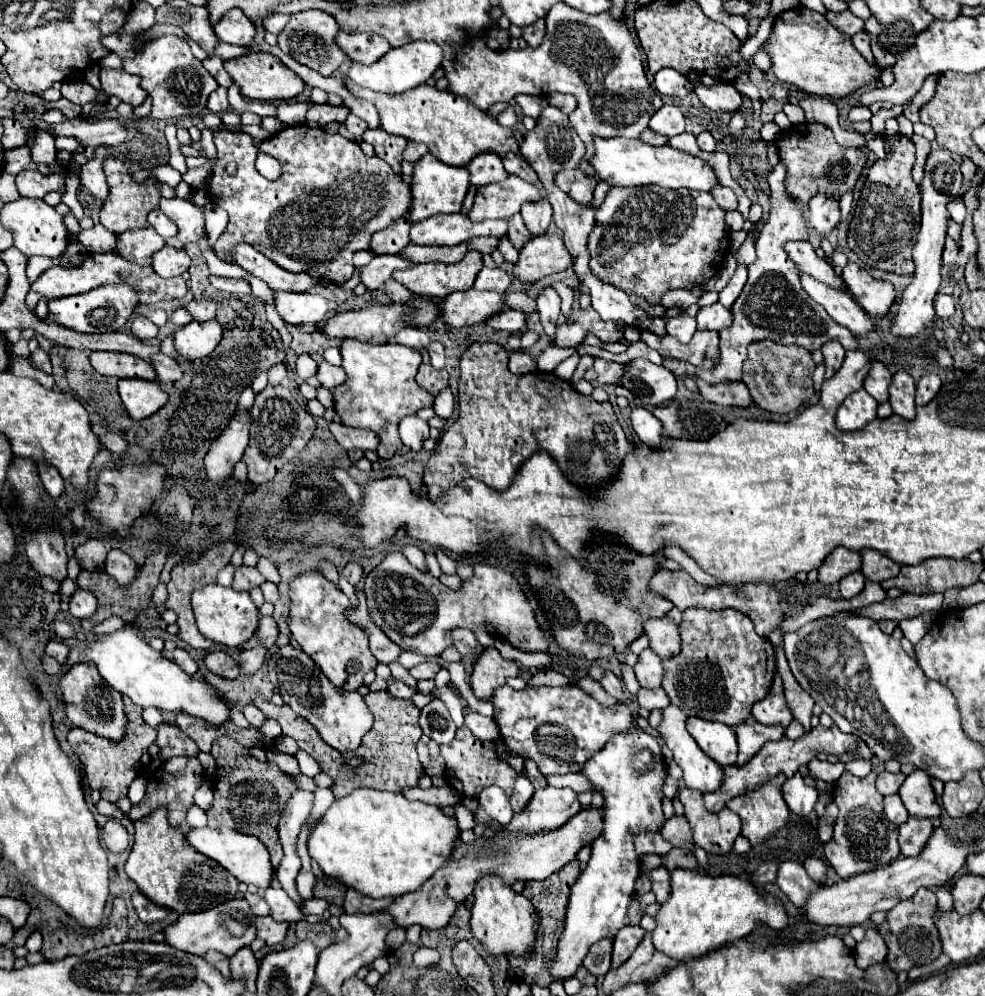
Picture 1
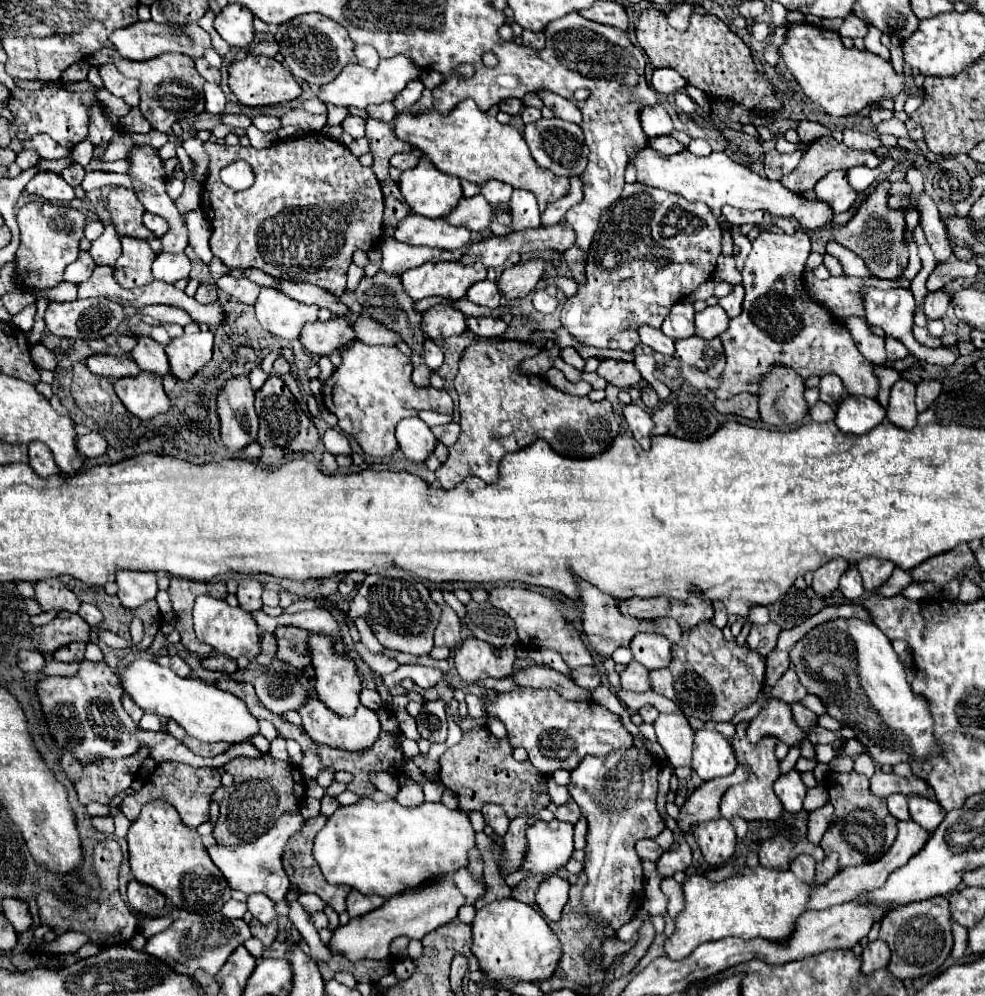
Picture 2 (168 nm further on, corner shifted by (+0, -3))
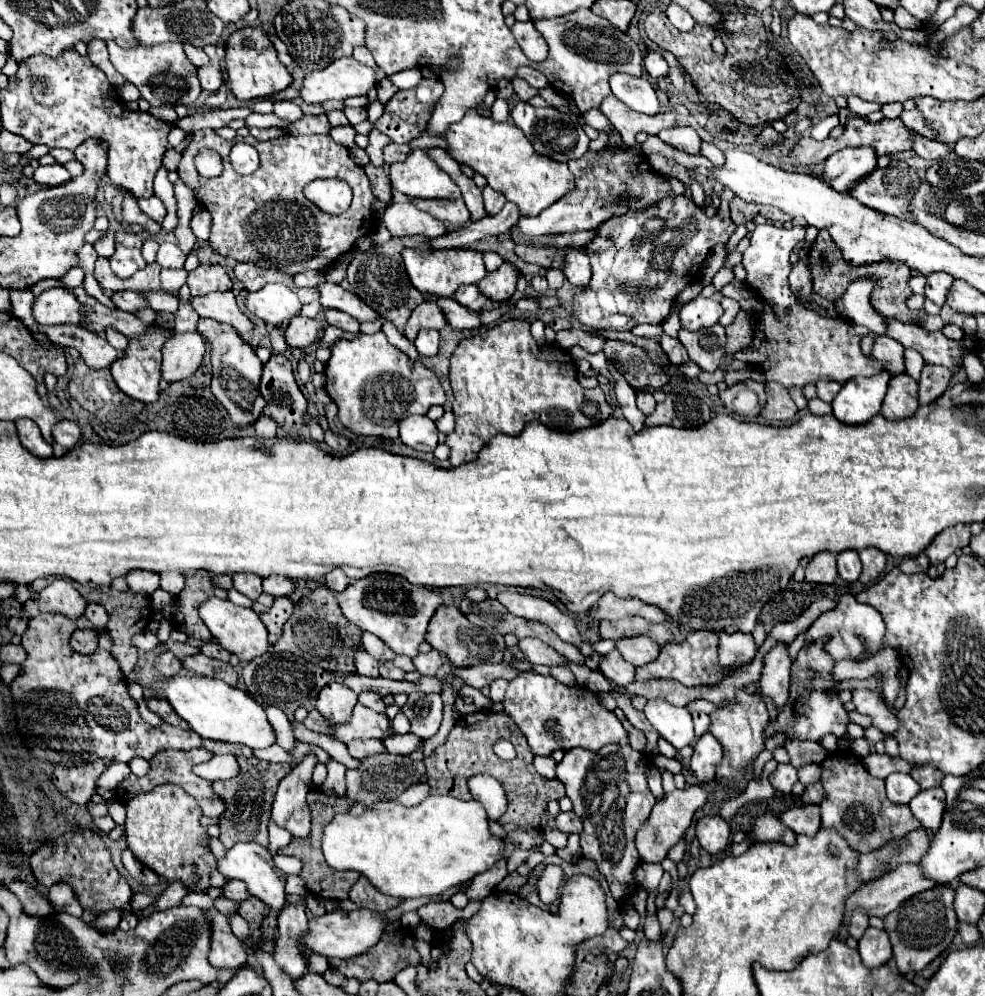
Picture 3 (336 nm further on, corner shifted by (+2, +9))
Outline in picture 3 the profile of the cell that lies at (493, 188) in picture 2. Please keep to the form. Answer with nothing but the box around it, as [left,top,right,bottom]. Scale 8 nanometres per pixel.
[482,186,506,214]

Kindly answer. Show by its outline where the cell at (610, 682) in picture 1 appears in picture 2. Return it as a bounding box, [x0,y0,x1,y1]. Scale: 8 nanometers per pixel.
[570,666,600,690]

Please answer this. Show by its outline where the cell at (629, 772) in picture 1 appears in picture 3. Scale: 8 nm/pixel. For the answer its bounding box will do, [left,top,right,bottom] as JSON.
[556,744,656,902]

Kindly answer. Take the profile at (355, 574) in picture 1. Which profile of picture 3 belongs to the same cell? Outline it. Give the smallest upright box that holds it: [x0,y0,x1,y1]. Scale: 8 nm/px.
[324,568,350,592]

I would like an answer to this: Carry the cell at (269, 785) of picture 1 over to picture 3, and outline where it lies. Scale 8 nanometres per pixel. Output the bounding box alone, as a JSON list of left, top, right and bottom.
[212,756,292,848]

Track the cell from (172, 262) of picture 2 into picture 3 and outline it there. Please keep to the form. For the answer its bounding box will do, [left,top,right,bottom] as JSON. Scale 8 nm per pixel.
[156,242,186,268]

